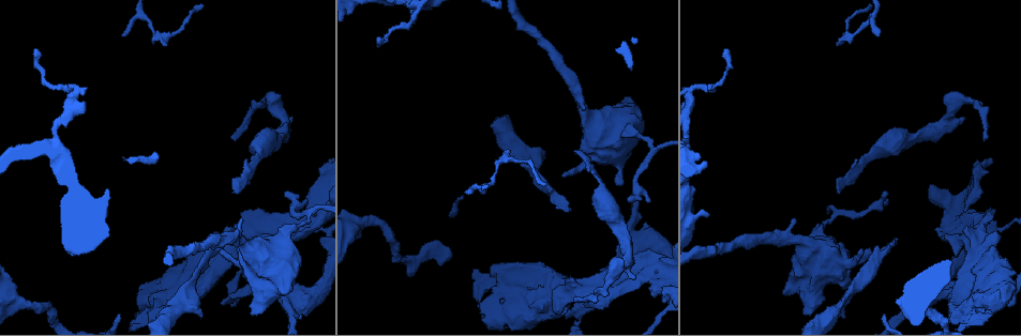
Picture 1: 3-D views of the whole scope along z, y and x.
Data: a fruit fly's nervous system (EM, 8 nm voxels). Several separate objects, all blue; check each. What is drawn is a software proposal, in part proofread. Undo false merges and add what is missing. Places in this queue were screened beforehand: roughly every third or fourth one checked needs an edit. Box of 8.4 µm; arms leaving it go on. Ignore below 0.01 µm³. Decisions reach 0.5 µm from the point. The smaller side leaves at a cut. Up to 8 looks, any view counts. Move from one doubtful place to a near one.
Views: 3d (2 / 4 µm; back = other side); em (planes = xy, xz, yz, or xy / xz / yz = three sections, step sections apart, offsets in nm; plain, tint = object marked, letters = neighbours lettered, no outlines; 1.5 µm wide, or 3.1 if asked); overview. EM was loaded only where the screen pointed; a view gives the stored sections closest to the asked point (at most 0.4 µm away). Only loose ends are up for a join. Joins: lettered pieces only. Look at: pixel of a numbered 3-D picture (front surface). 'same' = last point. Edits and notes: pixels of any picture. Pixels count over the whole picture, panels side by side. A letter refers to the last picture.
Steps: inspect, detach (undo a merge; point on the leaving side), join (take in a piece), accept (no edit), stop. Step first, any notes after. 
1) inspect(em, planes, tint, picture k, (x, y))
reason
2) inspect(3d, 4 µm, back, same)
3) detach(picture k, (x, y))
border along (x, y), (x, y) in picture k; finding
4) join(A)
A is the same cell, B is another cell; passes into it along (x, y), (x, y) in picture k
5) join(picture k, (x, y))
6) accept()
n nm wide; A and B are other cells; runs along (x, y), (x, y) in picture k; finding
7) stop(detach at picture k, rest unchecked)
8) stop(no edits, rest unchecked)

inspect(3d, 4 µm, picture 1, (976, 103))
sharp bend

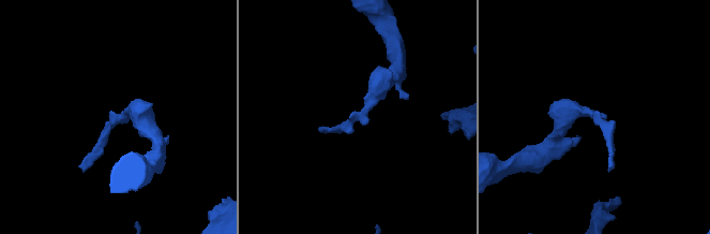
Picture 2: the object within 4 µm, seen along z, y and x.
inspect(em, planes, letters, picture 2, (123, 116))

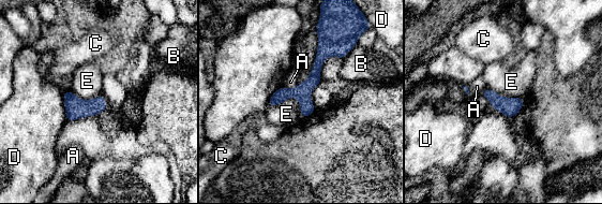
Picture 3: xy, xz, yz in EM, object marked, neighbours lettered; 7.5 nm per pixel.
accept()
A, B, C, D and E are other cells; continuous, no second neuron

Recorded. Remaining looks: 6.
inspect(3d, 2 µm, picture 1, (560, 312))
thick end

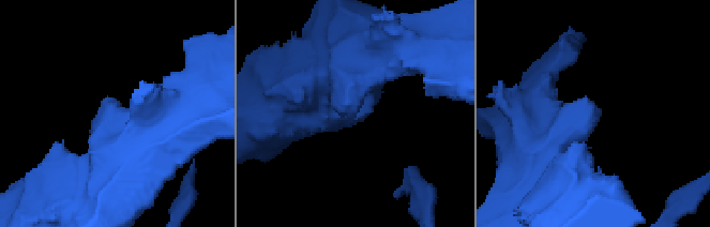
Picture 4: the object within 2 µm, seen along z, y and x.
inspect(em, planes, letters, picture 4, (355, 114))
shape alone is not enough

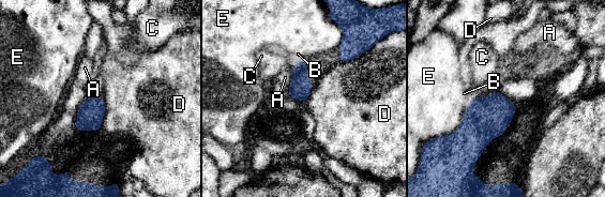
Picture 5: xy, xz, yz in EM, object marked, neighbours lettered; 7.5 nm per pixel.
accept()
A, B, C, D and E are other cells; no lettered piece goes on from it

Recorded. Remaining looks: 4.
inspect(3d, 2 µm, picture 1, (571, 210))

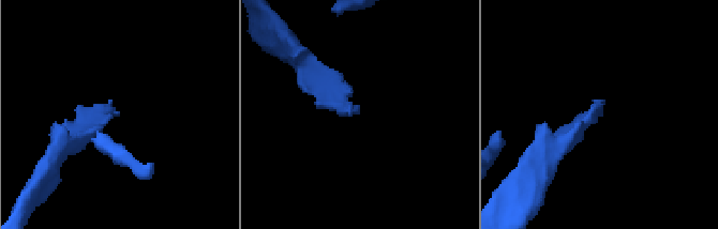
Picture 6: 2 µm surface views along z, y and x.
inspect(em, xz, step 8, letters, picture 6, (117, 115))
shape alone is not enough

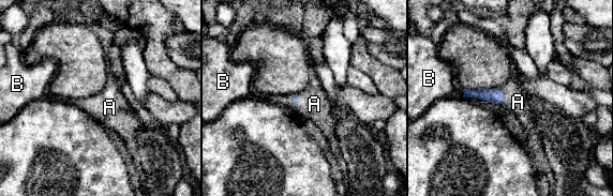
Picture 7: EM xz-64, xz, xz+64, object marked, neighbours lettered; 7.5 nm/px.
inspect(em, planes, letters, same)
cut it another way

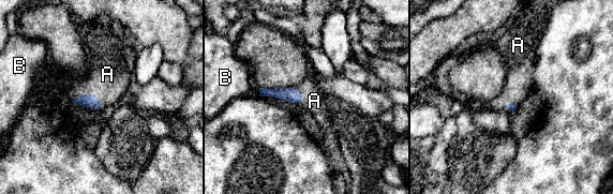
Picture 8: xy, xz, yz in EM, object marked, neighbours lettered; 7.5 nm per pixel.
join(A)
A is the same cell, B is another cell; passes into it along (85, 101), (91, 92), (107, 74) in picture 8; it goes on there

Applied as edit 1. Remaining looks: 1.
stop(join at picture 8, rest unchecked)

